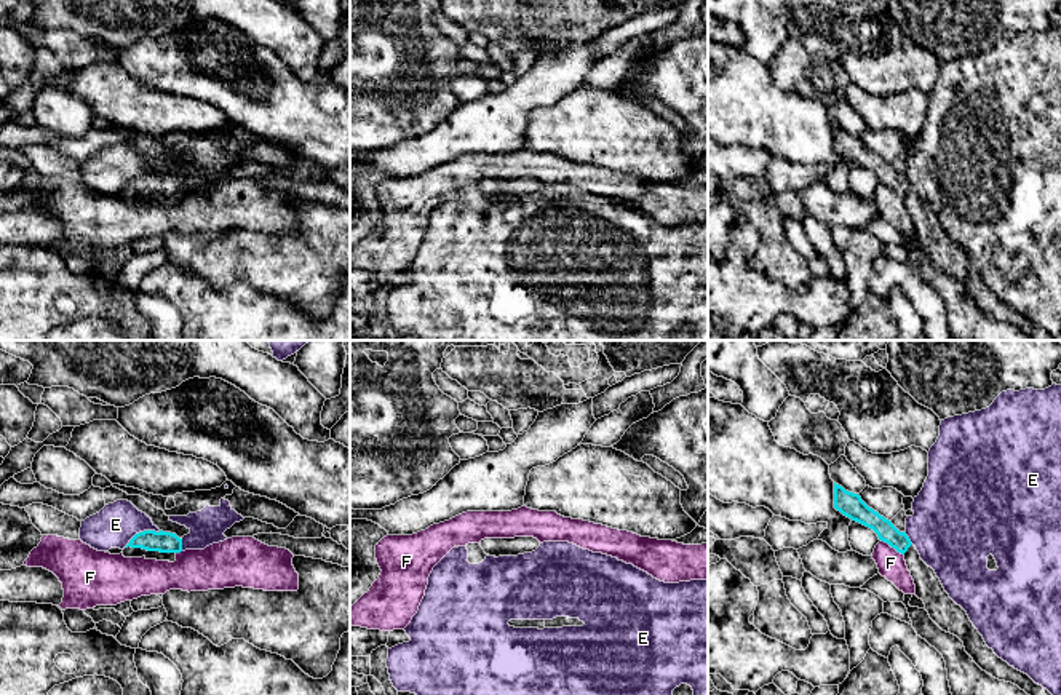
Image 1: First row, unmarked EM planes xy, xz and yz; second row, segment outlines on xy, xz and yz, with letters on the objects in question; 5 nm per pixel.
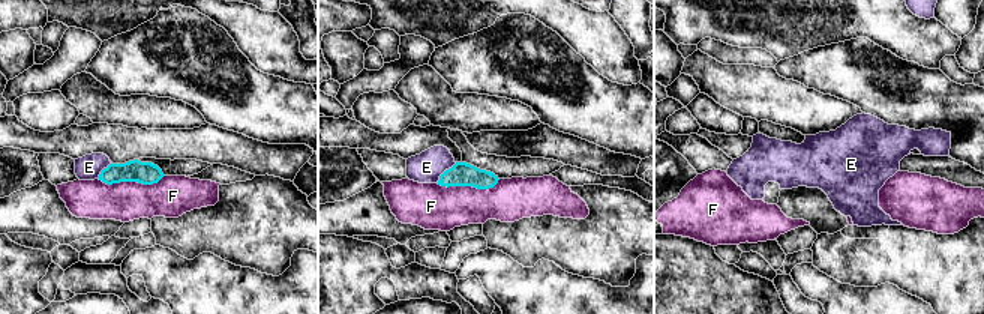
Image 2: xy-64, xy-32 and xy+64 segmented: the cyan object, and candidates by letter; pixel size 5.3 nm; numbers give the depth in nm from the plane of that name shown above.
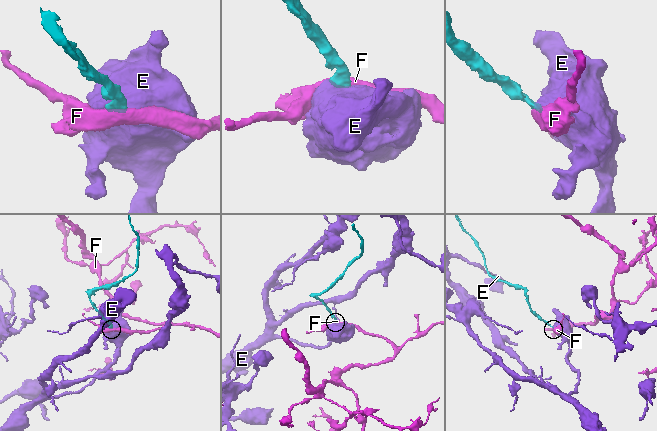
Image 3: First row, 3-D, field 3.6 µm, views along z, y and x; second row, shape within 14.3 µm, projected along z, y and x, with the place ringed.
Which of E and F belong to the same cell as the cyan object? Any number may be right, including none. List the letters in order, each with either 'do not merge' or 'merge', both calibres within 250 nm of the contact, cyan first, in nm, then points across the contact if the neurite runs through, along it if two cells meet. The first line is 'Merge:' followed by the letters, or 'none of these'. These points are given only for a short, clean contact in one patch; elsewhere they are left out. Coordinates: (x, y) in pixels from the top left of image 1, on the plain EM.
Merge: none of these
E: do not merge; 110 nm thick on the cyan side, 220 nm on the other; border along xy (160, 173), (139, 173), (125, 187)
F: do not merge; 100 nm thick on the cyan side, 140 nm on the other; border along yz (881, 181), (903, 197)

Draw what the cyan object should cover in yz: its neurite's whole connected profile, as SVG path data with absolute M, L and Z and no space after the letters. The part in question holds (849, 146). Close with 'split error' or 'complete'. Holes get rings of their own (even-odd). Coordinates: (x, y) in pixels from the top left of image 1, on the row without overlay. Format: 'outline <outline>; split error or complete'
outline M834 125L834 150L844 158L872 171L879 182L888 185L904 198L908 212L916 227L916 238L924 243L930 260L946 275L957 278L965 294L987 316L999 323L1011 324L1032 340L1048 340L1043 329L1027 316L1015 312L989 291L970 264L967 254L957 248L944 233L935 212L922 201L906 174L900 174L892 163L869 150L858 136L845 133Z; split error

